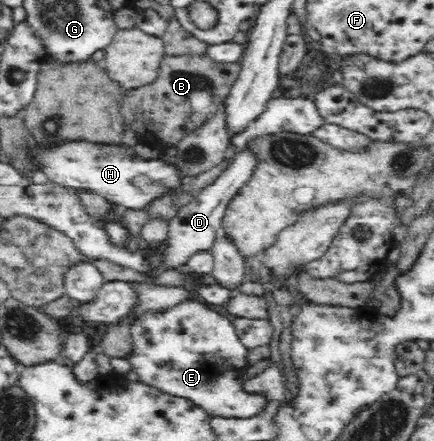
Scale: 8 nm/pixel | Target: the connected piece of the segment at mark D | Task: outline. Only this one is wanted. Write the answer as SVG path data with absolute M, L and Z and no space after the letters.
M241 150L235 159L220 173L214 184L201 190L185 207L169 219L169 231L166 238L167 248L164 253L166 268L185 268L188 256L198 250L209 250L214 238L222 231L223 218L229 202L234 198L239 188L250 178L253 158L246 150Z

